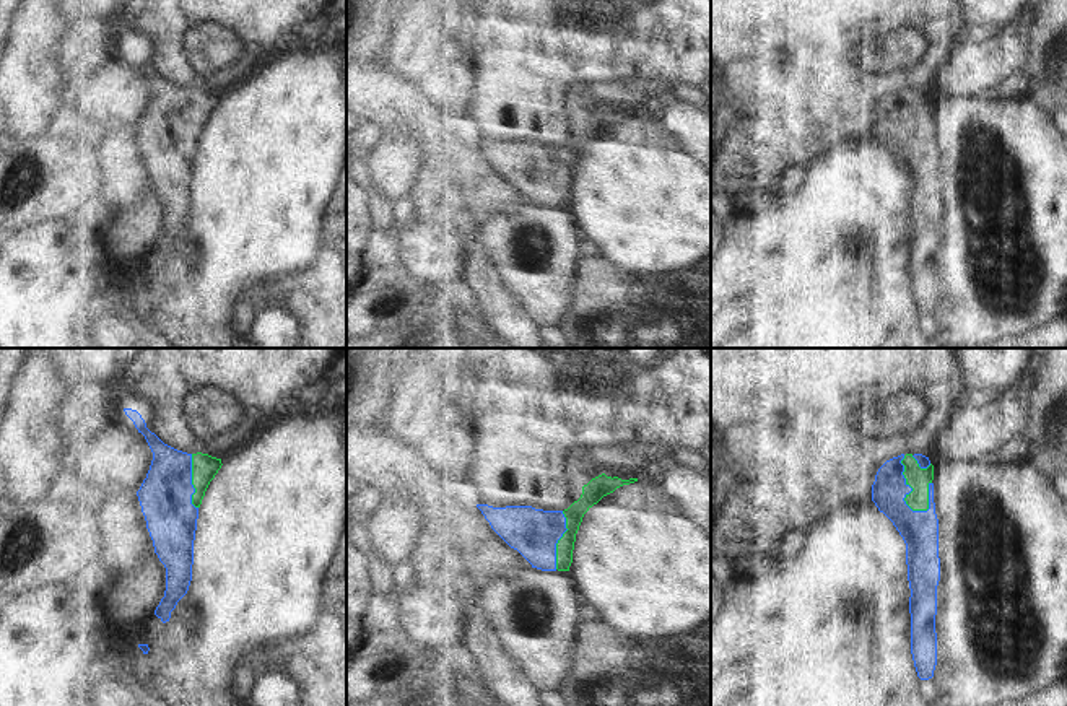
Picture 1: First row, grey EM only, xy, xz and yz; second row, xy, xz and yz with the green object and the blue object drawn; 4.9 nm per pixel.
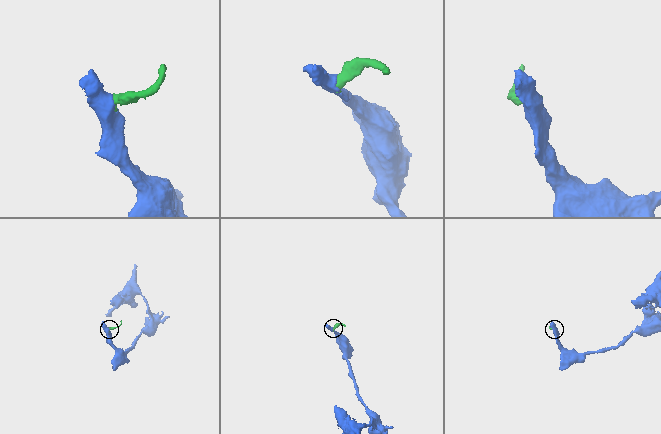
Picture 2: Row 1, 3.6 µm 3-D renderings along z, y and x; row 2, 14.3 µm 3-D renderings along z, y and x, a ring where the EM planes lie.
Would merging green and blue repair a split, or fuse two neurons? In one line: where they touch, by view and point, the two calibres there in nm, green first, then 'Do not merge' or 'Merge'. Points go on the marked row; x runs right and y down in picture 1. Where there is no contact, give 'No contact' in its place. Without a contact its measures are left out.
Touches green at yz (913, 490). Thickness 110 nm (green) against 190 nm. Merge.

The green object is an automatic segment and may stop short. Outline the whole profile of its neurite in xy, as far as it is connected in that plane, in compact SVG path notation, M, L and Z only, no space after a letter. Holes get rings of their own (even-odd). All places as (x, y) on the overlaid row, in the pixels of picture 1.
M124 408L153 452L146 478L137 491L155 553L166 568L166 591L155 615L169 621L171 612L187 594L192 581L194 540L198 508L221 459L187 454L164 444L146 428L137 410Z

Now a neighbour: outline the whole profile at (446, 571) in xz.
M428 556L421 571L433 574L442 582L455 582L459 594L467 600L467 604L481 594L481 589L478 589L452 561Z

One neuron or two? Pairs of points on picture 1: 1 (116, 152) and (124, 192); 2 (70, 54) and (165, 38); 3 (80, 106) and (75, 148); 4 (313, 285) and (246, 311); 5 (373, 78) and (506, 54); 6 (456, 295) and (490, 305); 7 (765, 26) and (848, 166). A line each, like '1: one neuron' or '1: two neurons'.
1: one neuron
2: two neurons
3: two neurons
4: one neuron
5: two neurons
6: two neurons
7: two neurons

